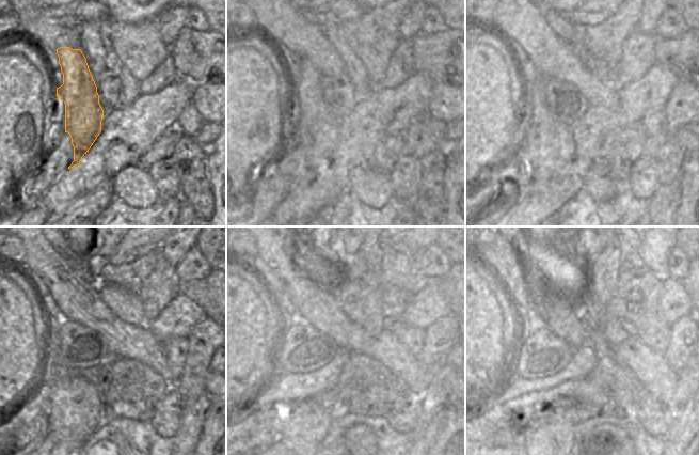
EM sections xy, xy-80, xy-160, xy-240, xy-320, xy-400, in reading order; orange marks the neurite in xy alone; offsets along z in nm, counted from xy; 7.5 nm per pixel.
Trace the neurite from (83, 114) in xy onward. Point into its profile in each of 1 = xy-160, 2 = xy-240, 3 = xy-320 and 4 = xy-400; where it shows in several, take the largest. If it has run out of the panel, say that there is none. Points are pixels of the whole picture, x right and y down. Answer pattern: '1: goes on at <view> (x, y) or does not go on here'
1: goes on at xy-160 (550, 144)
2: goes on at xy-240 (69, 393)
3: goes on at xy-320 (308, 425)
4: goes on at xy-400 (551, 443)

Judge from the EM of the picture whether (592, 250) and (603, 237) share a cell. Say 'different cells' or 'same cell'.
same cell

